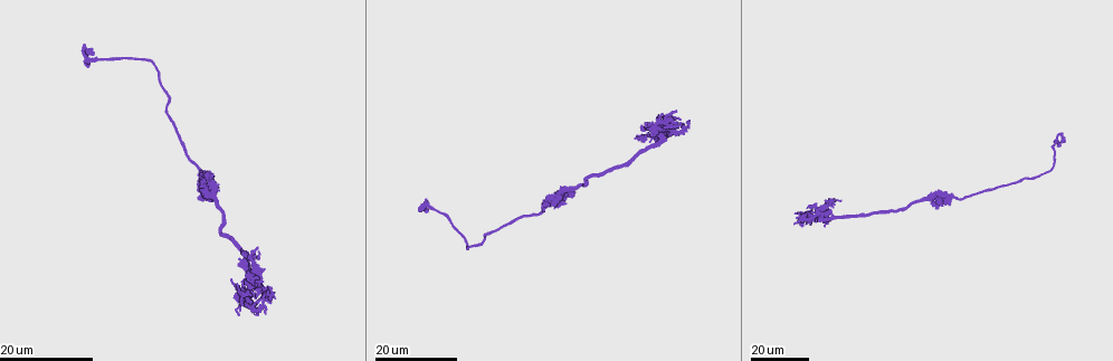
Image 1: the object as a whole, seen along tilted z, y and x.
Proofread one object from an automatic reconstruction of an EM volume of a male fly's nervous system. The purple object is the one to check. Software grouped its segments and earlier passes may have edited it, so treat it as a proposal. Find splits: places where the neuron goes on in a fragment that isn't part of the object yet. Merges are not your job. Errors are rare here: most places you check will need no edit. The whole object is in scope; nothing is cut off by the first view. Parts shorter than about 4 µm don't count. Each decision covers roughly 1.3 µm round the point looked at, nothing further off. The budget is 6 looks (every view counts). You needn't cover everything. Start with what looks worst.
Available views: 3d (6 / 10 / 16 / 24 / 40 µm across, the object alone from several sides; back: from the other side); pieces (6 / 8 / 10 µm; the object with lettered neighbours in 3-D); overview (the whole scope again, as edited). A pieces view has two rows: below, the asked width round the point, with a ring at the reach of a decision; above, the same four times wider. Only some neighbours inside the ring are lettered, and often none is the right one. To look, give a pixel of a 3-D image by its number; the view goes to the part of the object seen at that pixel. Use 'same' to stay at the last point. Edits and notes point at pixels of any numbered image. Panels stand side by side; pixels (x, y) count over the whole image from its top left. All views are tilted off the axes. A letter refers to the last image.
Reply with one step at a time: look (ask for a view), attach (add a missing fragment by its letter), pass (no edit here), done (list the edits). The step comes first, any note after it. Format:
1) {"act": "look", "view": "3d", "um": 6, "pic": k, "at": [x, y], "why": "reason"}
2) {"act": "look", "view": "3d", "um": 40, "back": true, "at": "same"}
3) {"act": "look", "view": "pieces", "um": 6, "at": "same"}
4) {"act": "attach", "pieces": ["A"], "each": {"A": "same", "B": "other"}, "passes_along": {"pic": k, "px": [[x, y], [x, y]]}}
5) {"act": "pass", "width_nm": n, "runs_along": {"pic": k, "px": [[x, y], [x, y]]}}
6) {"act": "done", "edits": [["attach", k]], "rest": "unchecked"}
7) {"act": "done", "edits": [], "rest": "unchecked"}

{"act": "look", "view": "3d", "um": 24, "pic": 1, "at": [679, 118], "why": "branch stops here"}

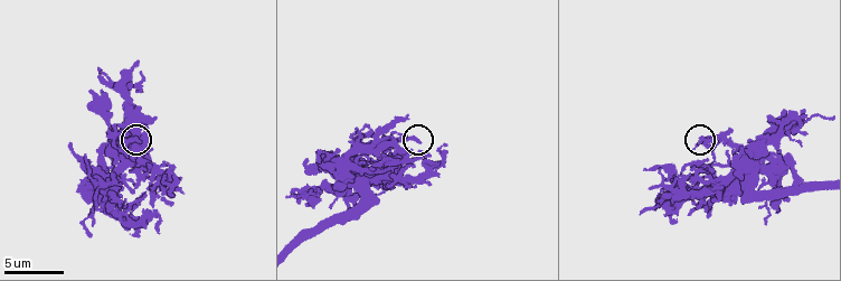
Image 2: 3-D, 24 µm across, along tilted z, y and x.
{"act": "look", "view": "pieces", "um": 10, "pic": 2, "at": [136, 139]}

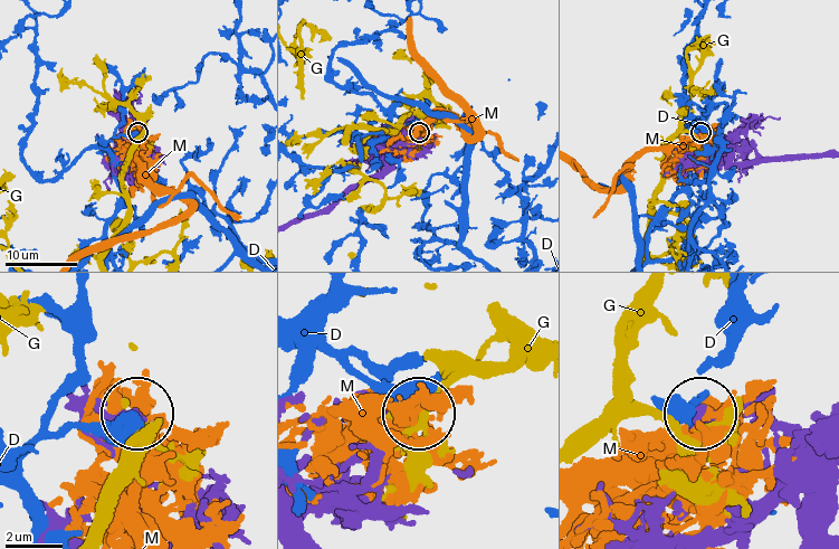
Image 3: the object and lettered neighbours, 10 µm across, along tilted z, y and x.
{"act": "pass", "each": {"D": "other", "G": "other", "M": "other"}, "found": "no lettered fragment goes on from it"}

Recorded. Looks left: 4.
{"act": "look", "view": "pieces", "um": 8, "pic": 2, "at": [157, 231], "why": "long arm stops here"}

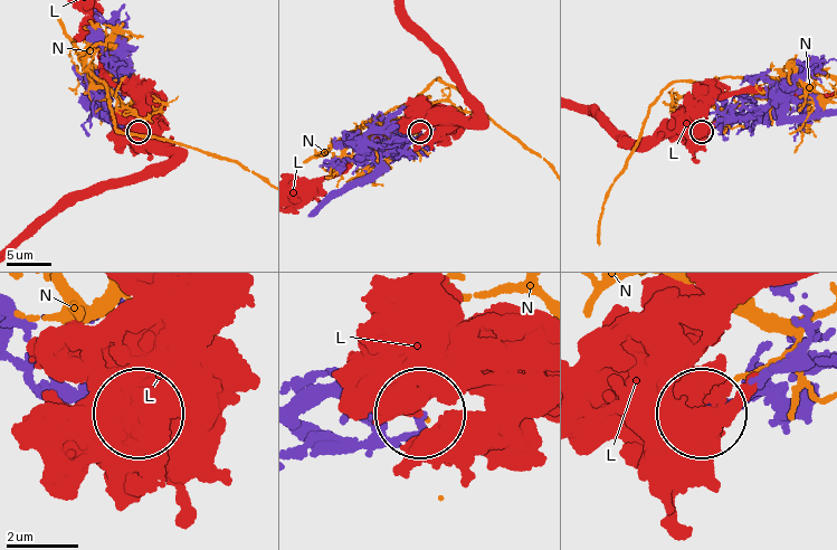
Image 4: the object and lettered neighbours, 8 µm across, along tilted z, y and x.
{"act": "pass", "width_nm": 190, "each": {"L": "other", "N": "other"}, "found": "none of them fits"}

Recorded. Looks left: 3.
{"act": "look", "view": "pieces", "um": 8, "pic": 2, "at": [307, 160], "why": "an open end"}

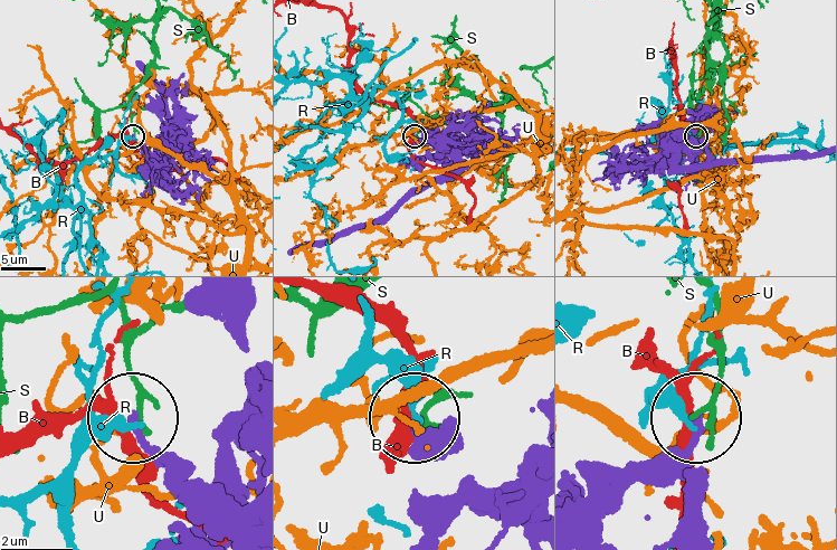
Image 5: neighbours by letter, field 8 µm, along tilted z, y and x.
{"act": "pass", "width_nm": 220, "each": {"B": "other", "R": "other", "S": "other", "U": "other"}, "runs_along": {"pic": 5, "px": [[601, 506], [678, 456], [696, 423]]}, "found": "no lettered fragment goes on from it"}

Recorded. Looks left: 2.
{"act": "done", "edits": [], "rest": "unchecked"}

